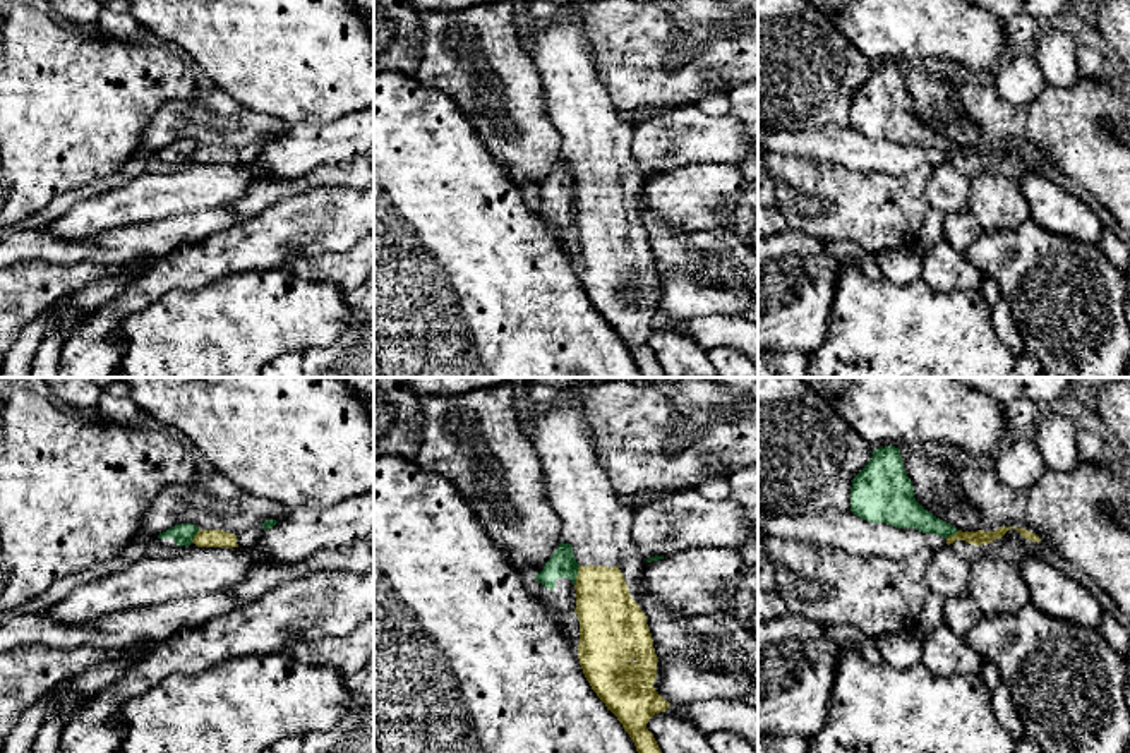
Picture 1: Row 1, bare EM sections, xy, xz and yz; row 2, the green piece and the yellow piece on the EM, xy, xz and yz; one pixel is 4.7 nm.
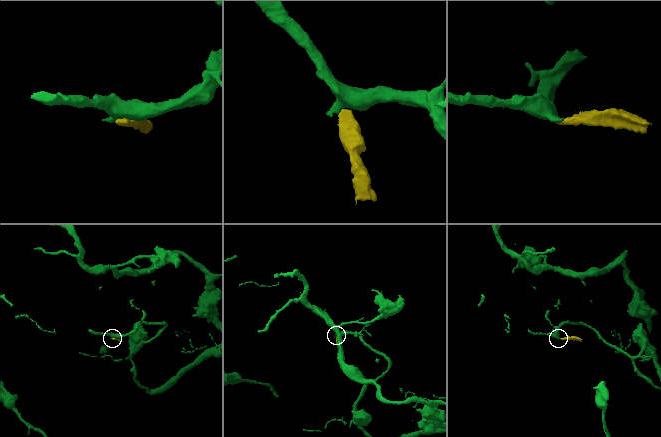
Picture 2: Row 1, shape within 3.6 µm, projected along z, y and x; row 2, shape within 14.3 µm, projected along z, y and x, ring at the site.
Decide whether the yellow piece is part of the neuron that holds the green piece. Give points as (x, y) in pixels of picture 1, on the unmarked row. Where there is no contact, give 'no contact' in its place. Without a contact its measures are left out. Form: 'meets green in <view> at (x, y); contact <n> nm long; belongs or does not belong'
meets green in xz at (575, 192); contact 100 nm long; does not belong

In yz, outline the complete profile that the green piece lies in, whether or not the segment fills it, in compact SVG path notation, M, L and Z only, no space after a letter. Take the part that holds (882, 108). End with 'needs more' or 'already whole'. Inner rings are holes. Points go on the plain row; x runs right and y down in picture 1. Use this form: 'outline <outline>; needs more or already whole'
outline M895 62L873 65L868 81L854 93L851 127L869 139L916 144L945 154L959 148L916 117L914 101Z; already whole

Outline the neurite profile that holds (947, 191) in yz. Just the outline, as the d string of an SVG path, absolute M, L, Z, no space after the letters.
M950 161L933 168L928 187L928 202L943 214L969 209L969 178Z

